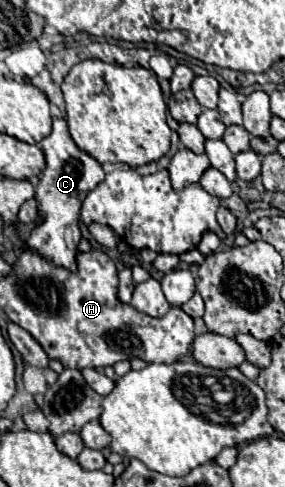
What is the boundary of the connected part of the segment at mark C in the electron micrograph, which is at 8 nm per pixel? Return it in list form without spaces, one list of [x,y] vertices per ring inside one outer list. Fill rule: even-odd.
[[[62,117],[54,119],[52,133],[40,141],[40,147],[46,155],[46,169],[40,175],[36,187],[36,201],[40,207],[42,223],[32,229],[28,239],[28,247],[42,253],[46,259],[62,265],[66,269],[76,269],[76,253],[80,243],[80,207],[88,191],[92,191],[102,179],[104,171],[102,165],[90,157],[88,153],[80,151],[68,133],[68,125]]]

